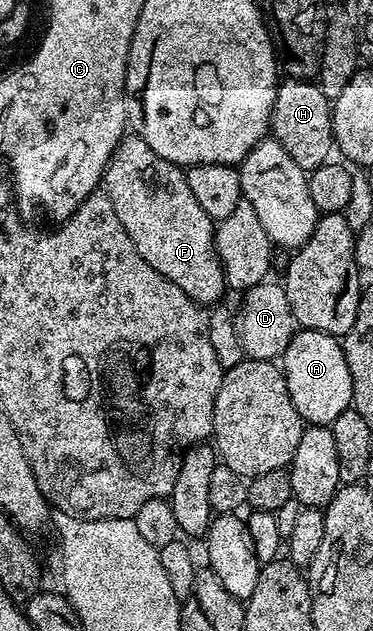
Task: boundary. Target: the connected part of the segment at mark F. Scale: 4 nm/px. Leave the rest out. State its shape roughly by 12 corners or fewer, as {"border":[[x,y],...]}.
{"border":[[125,133],[107,194],[142,260],[201,304],[226,291],[188,175]]}

